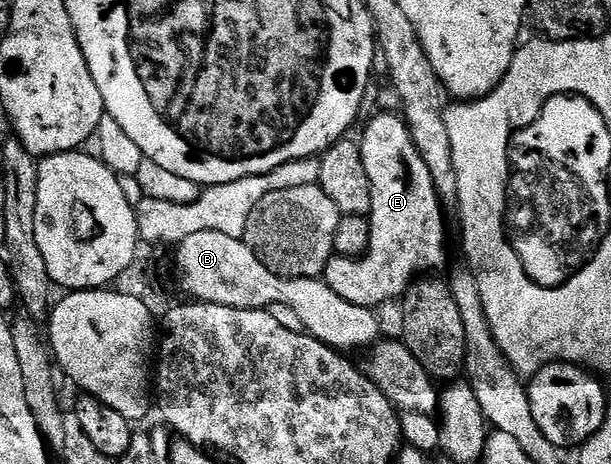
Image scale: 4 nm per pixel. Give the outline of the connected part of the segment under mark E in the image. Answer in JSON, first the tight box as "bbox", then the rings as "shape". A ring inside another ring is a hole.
{"bbox":[324,115,445,309],"shape":[[[374,115],[368,121],[365,133],[359,140],[362,164],[369,179],[372,211],[369,212],[369,246],[356,258],[340,254],[334,255],[325,268],[324,281],[347,302],[364,308],[380,309],[380,304],[388,300],[396,301],[404,297],[409,285],[422,274],[433,274],[436,268],[445,264],[445,216],[441,213],[443,203],[433,185],[431,170],[421,157],[416,142],[412,138],[408,124],[400,115]]]}

